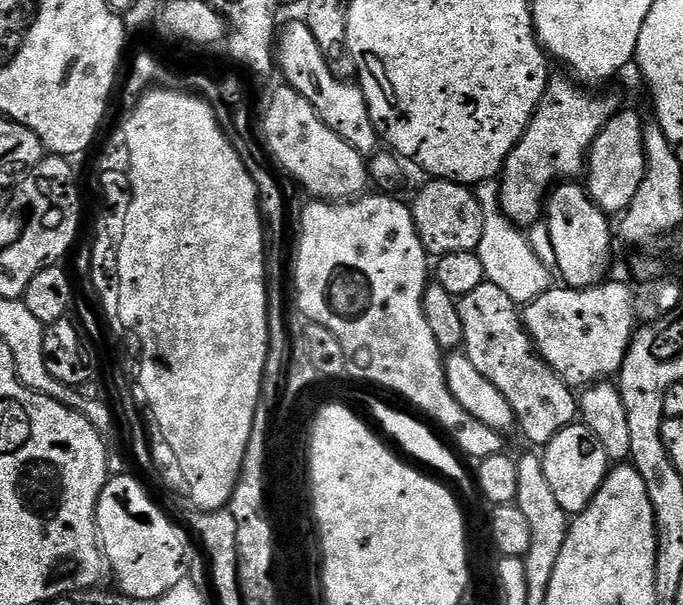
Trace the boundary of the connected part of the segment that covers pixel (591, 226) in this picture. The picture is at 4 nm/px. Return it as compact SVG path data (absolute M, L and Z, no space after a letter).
M560 182L553 187L546 201L546 223L549 226L550 240L554 244L554 253L557 254L558 273L565 285L570 288L592 288L601 283L608 272L608 263L612 260L612 232L614 236L614 224L611 224L609 213L603 212L594 203L588 194L587 187L580 182Z

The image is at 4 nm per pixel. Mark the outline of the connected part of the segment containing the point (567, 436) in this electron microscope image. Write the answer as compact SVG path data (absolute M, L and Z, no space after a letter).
M583 422L566 426L566 430L558 430L551 442L543 445L542 459L546 479L550 481L550 491L553 492L555 500L562 505L562 510L566 510L572 518L579 516L582 510L586 510L586 506L590 506L594 494L598 494L610 471L606 446L598 442L594 430L587 428Z

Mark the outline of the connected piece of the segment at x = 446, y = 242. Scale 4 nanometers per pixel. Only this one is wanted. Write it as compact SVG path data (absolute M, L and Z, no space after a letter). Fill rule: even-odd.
M435 178L427 181L429 184L416 196L416 201L411 201L410 207L412 217L416 223L416 229L420 235L422 246L427 250L429 257L439 258L446 254L458 254L459 252L475 252L482 242L482 226L484 215L482 206L478 202L475 191L469 185L455 184L452 180L437 180Z

